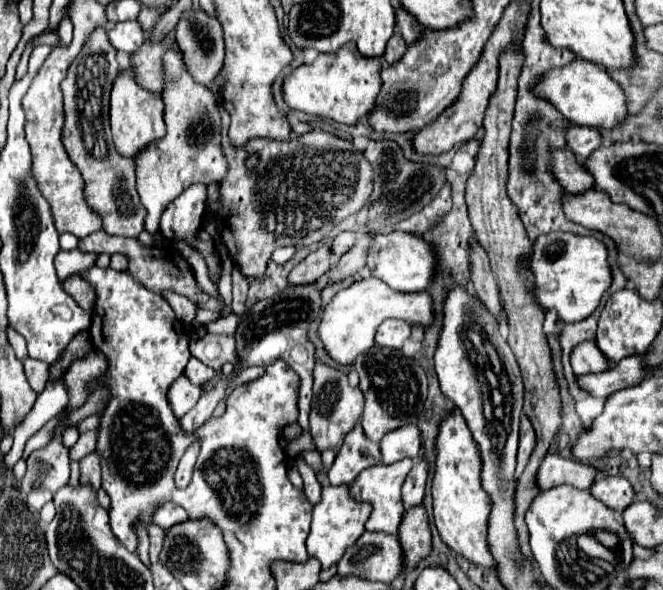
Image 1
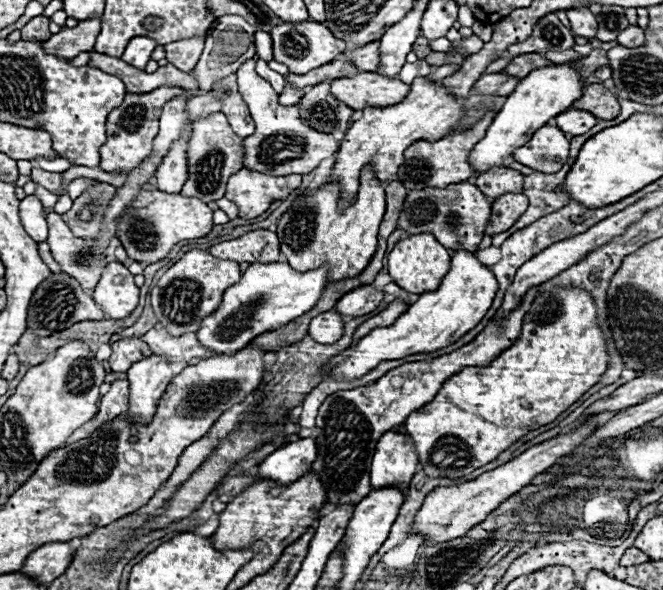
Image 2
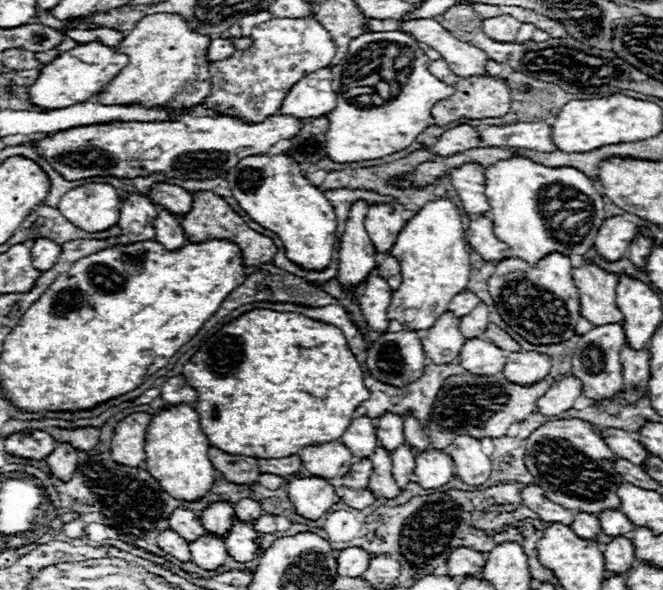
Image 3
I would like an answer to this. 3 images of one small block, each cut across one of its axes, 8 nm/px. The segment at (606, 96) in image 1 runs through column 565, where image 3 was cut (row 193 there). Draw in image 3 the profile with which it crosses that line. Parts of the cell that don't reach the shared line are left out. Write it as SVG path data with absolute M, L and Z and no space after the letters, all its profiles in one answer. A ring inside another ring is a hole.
M86 184L62 196L58 210L86 232L104 232L118 222L120 198L110 184Z

